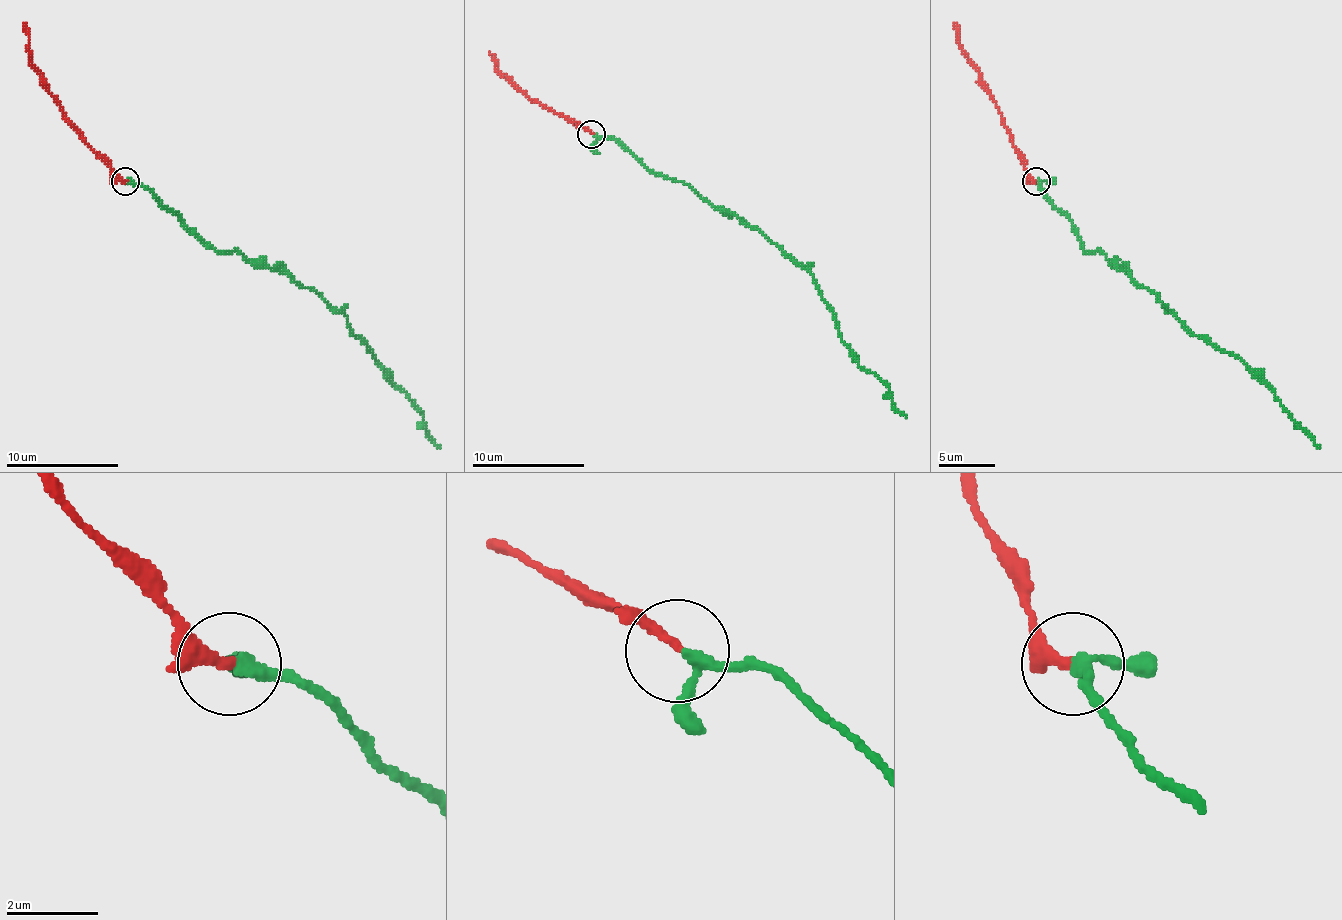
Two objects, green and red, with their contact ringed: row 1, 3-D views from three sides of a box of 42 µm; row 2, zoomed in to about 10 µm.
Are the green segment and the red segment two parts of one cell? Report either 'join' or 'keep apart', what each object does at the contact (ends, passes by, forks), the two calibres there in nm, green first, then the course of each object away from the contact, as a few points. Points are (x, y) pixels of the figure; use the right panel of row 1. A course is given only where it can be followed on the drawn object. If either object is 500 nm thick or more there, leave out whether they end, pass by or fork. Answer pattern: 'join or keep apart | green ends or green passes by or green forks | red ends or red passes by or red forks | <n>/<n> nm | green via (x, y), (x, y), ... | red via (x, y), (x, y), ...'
join | green passes by | red ends | 200/200 nm | green via (1035, 180), (1038, 189), (1072, 223), (1086, 251), (1100, 251), (1196, 335), (1238, 355), (1257, 372), (1319, 448) | red via (1035, 180), (1004, 118), (985, 90), (982, 73), (959, 42), (959, 28), (954, 23)

